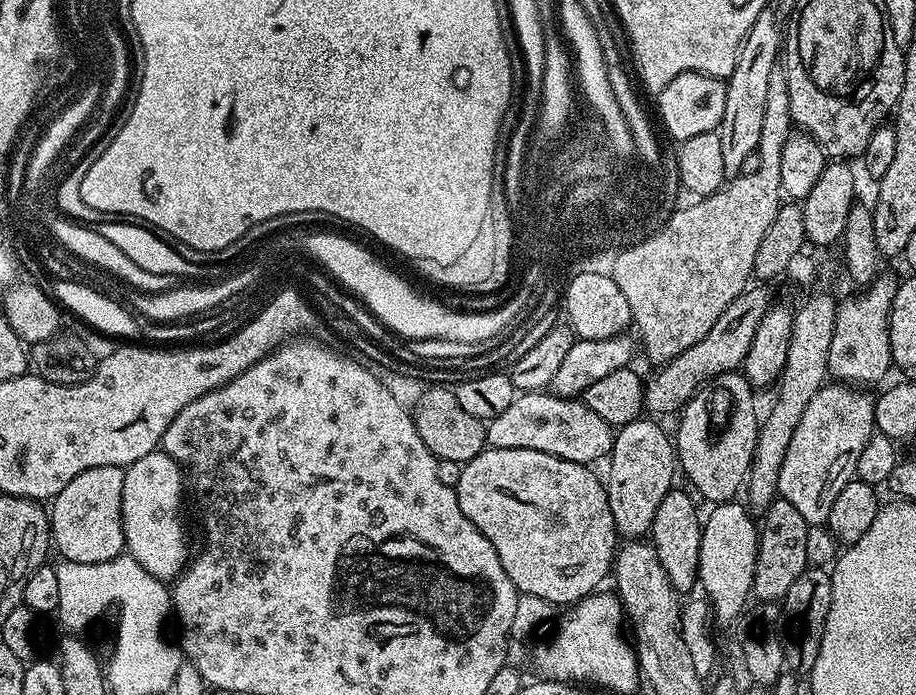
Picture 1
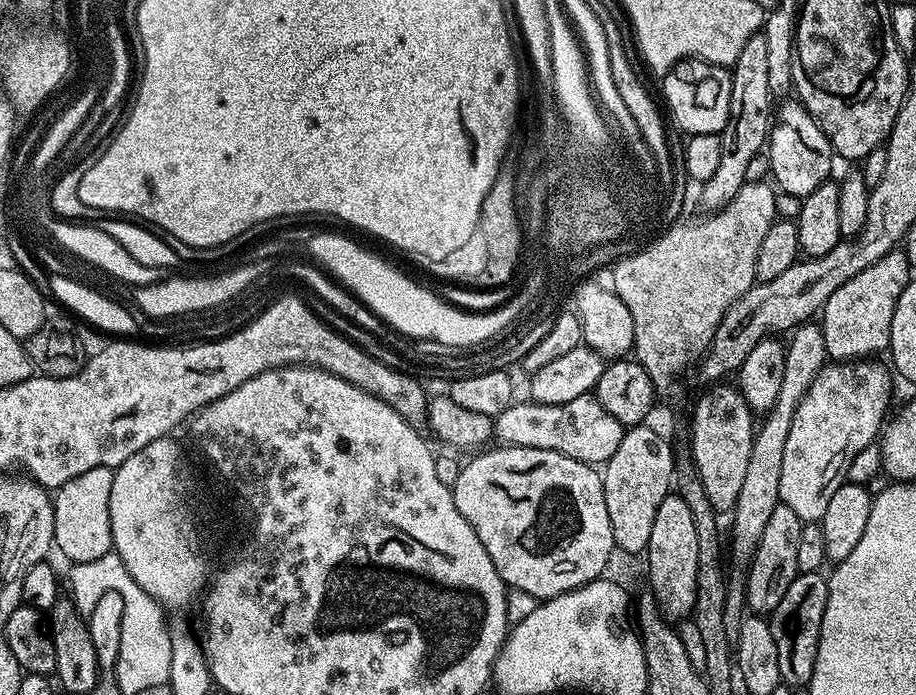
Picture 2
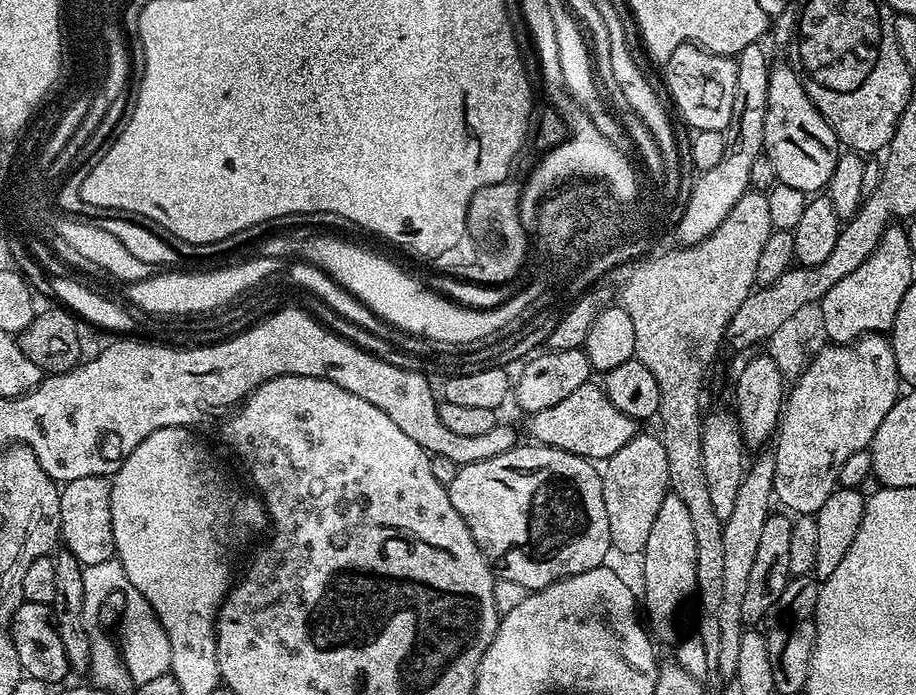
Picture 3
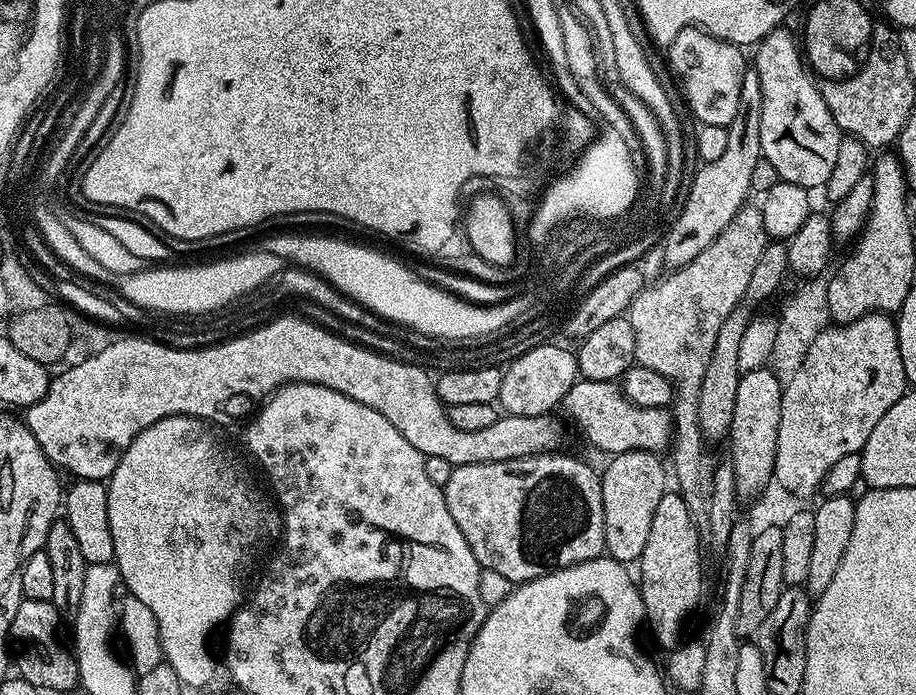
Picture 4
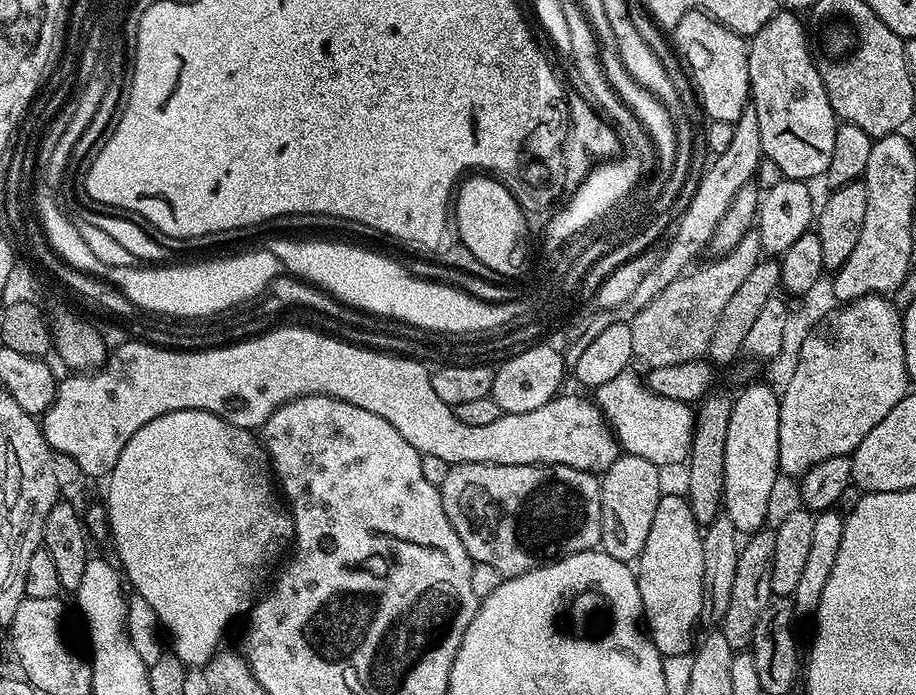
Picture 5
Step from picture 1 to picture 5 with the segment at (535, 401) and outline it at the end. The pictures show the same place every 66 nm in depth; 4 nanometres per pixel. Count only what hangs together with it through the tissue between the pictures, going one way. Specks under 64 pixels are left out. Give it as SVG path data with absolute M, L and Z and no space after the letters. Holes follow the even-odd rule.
M629 370L602 382L594 390L594 403L600 407L604 421L616 436L616 443L627 455L646 458L658 466L664 464L683 465L692 446L692 435L696 429L696 417L691 404L674 398L662 398L650 390L647 383L635 370Z

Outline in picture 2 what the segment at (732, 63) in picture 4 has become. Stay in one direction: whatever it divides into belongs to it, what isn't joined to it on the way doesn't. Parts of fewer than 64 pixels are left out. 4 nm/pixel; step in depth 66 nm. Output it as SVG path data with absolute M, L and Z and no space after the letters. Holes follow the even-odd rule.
M680 60L664 73L662 83L664 83L663 107L667 115L668 112L672 115L672 120L681 133L697 136L723 132L730 114L732 89L732 73L725 65L711 64L705 60Z

